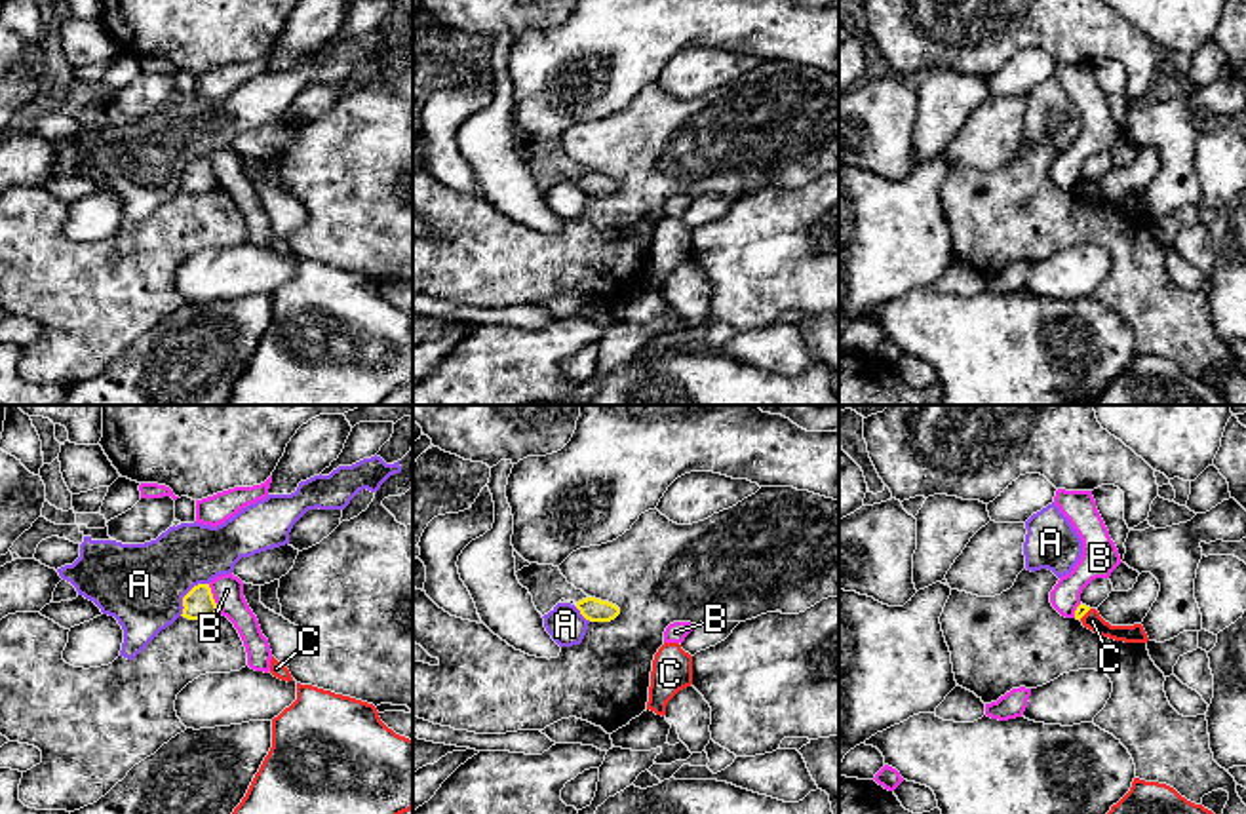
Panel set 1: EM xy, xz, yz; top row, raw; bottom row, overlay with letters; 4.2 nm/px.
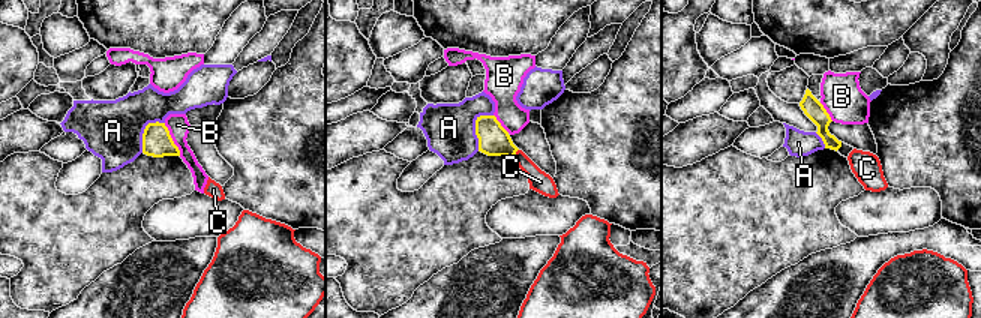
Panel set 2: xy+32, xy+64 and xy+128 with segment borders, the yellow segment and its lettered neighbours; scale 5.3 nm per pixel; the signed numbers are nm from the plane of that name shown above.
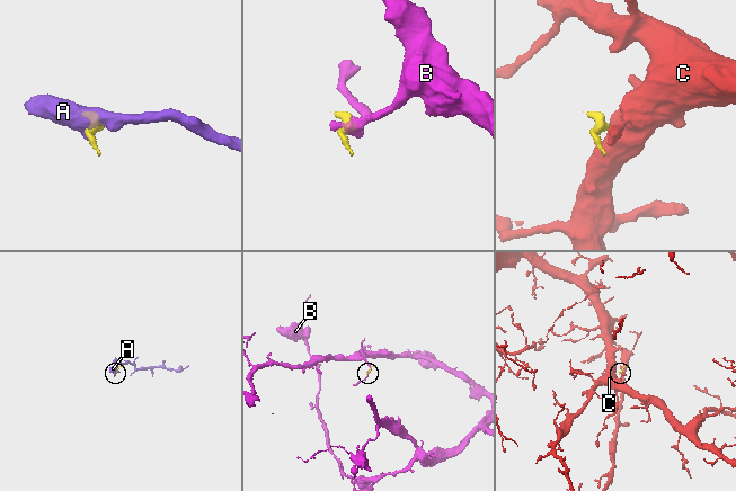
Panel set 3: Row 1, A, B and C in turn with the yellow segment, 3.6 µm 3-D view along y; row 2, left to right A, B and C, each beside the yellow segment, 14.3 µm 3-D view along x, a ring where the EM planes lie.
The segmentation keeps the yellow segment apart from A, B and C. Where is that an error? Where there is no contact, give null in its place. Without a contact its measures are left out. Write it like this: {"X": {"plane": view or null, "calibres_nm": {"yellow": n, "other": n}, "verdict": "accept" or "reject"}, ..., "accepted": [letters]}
{"A": {"plane": "xy", "calibres_nm": {"yellow": 130, "other": 360}, "verdict": "reject"}, "B": {"plane": "xy", "calibres_nm": {"yellow": 130, "other": 130}, "verdict": "reject"}, "C": {"plane": "yz", "calibres_nm": {"yellow": 50, "other": 80}, "verdict": "reject"}, "accepted": []}

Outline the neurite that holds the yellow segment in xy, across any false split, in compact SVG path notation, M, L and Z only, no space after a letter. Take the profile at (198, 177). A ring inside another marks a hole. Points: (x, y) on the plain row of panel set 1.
M198 158L194 160L185 171L183 171L183 188L188 194L205 194L215 188L221 188L209 158Z

